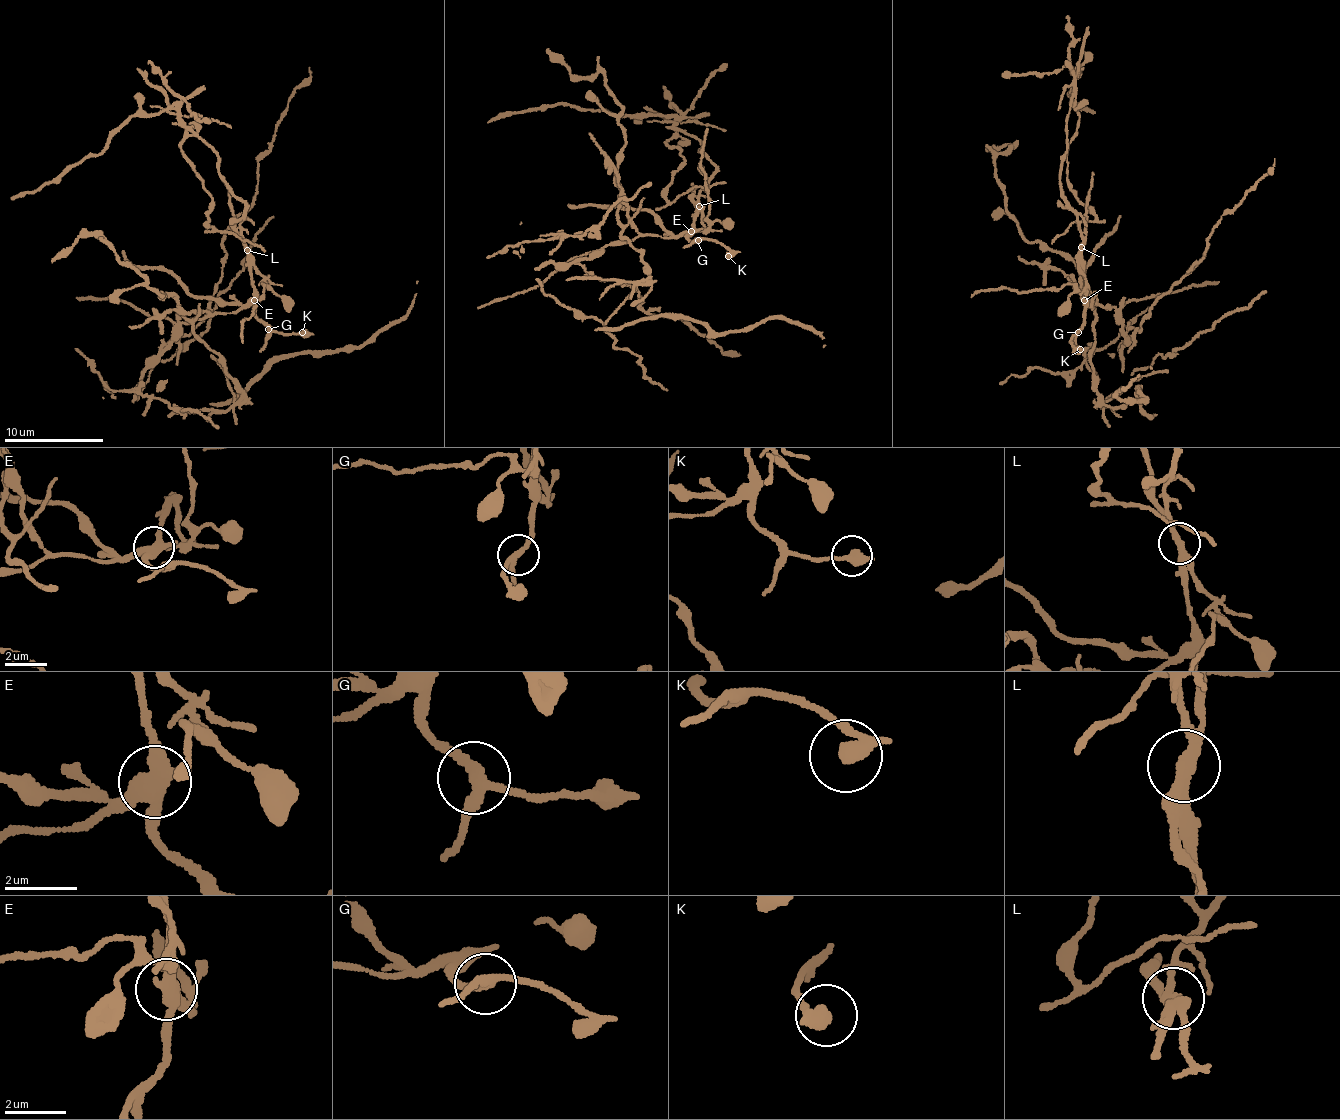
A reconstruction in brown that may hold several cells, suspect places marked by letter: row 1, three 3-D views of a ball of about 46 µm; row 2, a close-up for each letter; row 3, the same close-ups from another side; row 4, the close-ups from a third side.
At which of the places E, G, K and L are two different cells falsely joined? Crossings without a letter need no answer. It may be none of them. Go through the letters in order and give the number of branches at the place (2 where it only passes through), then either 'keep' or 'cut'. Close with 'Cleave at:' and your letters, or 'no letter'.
E: 3 branches meet; cut
G: 3 branches meet; keep
K: 2 branches meet; keep
L: 3 branches meet; cut
Cleave at: E, L

